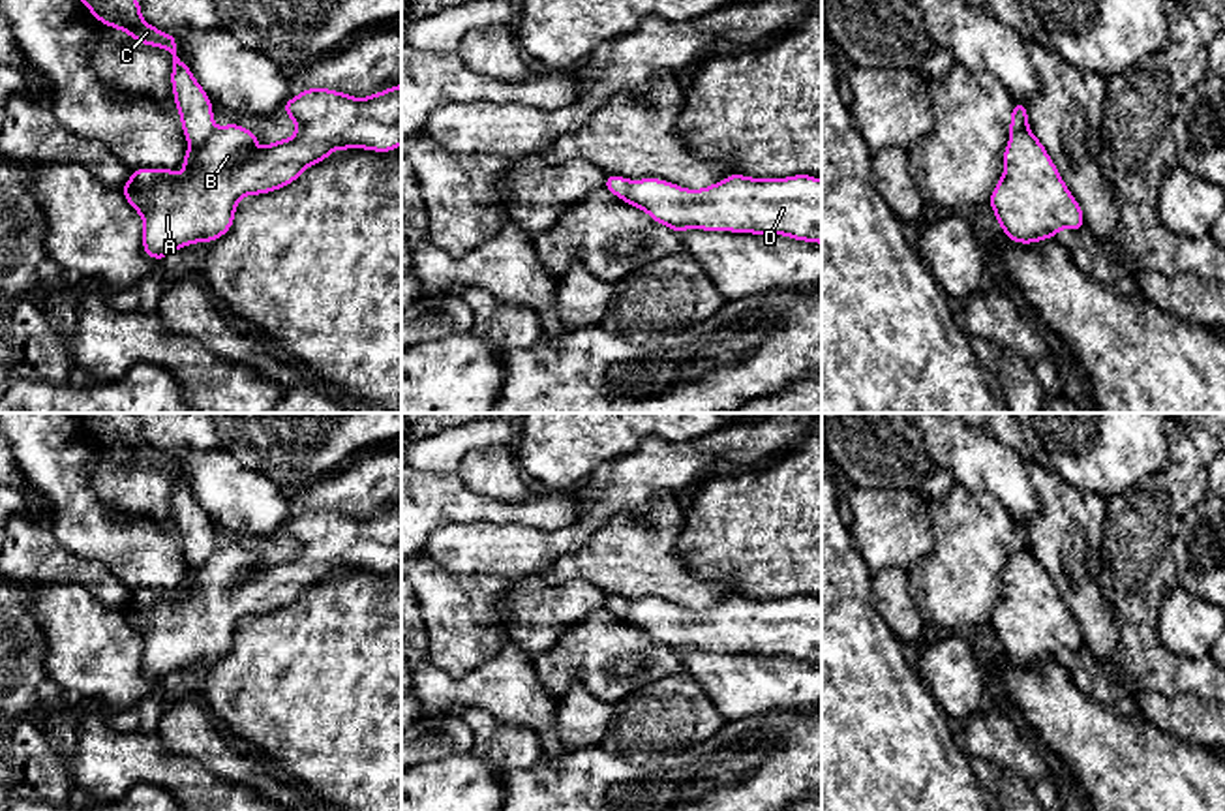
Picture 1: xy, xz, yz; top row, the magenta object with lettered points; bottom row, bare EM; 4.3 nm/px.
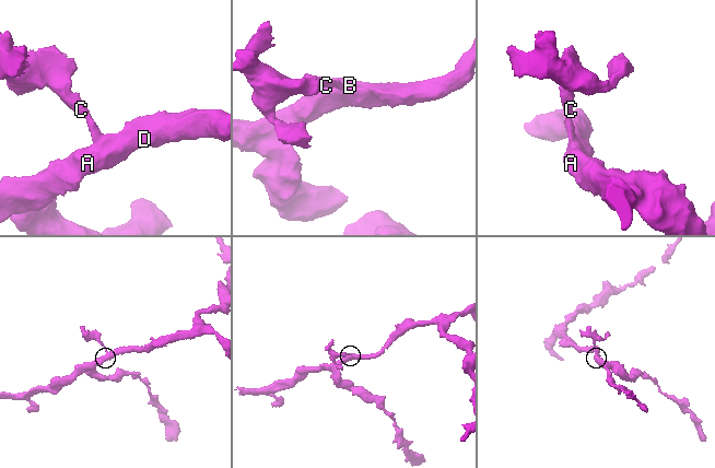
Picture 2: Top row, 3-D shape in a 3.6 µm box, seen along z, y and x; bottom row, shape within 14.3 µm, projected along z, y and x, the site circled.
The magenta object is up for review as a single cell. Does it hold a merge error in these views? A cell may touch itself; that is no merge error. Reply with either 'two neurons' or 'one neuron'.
two neurons

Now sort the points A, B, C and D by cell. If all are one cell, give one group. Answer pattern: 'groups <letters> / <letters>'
groups A B D / C

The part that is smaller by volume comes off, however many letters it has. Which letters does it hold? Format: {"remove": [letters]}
{"remove": ["C"]}

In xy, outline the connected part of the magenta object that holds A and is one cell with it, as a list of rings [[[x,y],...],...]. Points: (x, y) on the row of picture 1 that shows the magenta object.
[[[401,84],[353,98],[330,88],[308,88],[281,107],[296,124],[289,139],[257,148],[257,135],[240,124],[216,128],[203,146],[184,154],[184,175],[174,169],[135,169],[122,186],[129,207],[143,218],[143,252],[158,261],[174,250],[223,237],[234,223],[242,197],[270,193],[295,182],[310,165],[326,160],[334,150],[364,148],[392,152],[401,145]]]

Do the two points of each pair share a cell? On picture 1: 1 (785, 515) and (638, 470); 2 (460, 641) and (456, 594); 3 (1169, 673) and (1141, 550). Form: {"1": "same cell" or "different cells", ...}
{"1": "different cells", "2": "same cell", "3": "same cell"}

